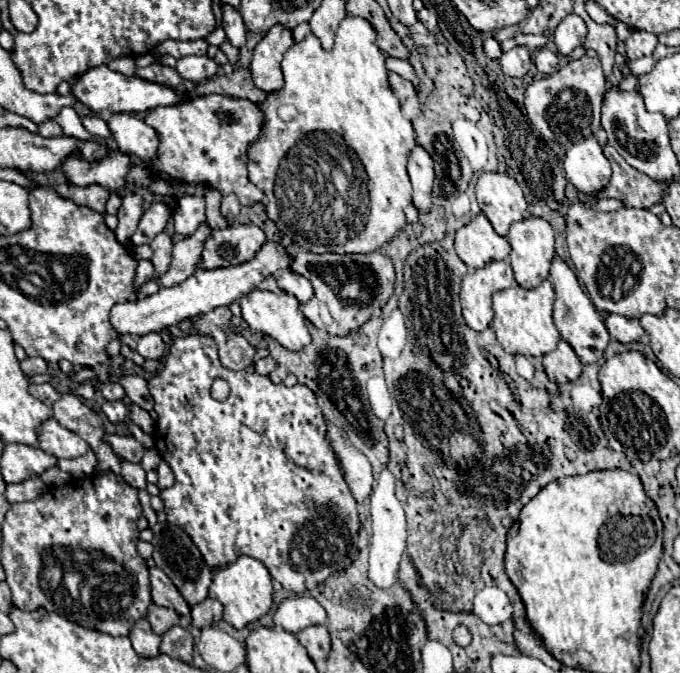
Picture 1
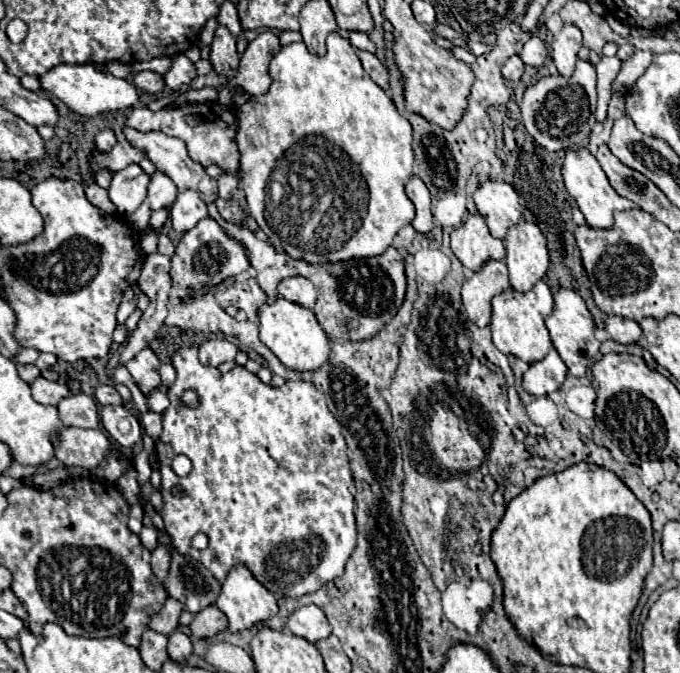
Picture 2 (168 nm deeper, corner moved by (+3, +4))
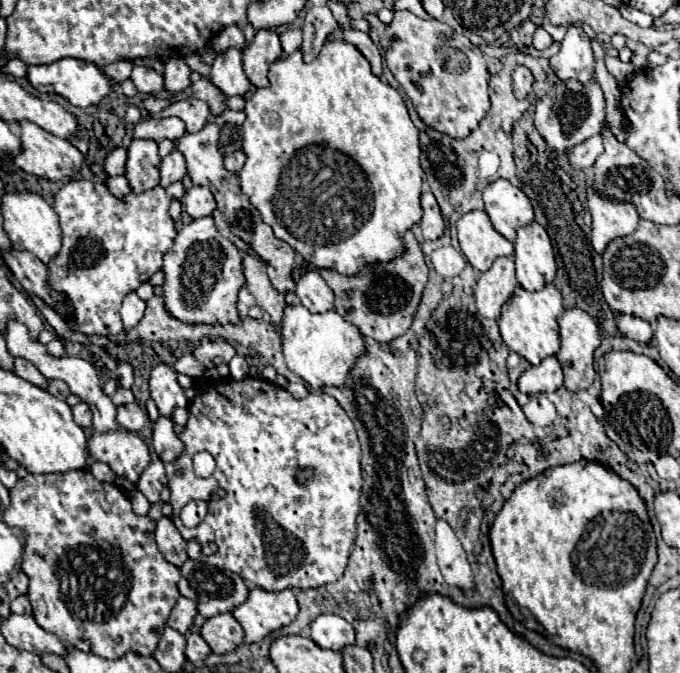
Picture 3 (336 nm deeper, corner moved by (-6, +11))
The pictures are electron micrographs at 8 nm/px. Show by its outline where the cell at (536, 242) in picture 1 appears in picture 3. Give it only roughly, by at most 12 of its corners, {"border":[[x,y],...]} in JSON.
{"border":[[538,222],[518,228],[516,278],[524,290],[556,276],[548,232]]}

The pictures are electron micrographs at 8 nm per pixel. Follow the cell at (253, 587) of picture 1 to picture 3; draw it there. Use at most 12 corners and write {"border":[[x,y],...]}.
{"border":[[252,588],[232,610],[244,642],[260,642],[298,614],[292,590]]}

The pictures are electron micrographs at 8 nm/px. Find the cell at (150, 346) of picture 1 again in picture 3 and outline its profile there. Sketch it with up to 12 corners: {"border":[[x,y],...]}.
{"border":[[168,364],[150,372],[150,396],[160,414],[188,406],[176,372]]}

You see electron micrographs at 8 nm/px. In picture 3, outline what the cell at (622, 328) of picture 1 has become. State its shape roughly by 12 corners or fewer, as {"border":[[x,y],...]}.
{"border":[[630,314],[618,316],[624,336],[648,344],[654,336],[646,320]]}

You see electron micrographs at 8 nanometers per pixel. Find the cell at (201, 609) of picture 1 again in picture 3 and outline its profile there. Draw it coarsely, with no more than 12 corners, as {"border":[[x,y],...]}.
{"border":[[230,612],[208,618],[200,634],[216,654],[242,644]]}

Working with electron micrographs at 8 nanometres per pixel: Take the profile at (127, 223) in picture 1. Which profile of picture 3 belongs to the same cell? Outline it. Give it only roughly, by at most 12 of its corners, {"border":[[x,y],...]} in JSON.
{"border":[[128,146],[126,180],[132,194],[160,184],[158,146]]}

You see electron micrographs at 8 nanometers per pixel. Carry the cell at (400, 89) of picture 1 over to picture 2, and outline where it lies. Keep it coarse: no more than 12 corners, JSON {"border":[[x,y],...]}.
{"border":[[357,49],[369,77],[389,89],[385,65],[369,51]]}

